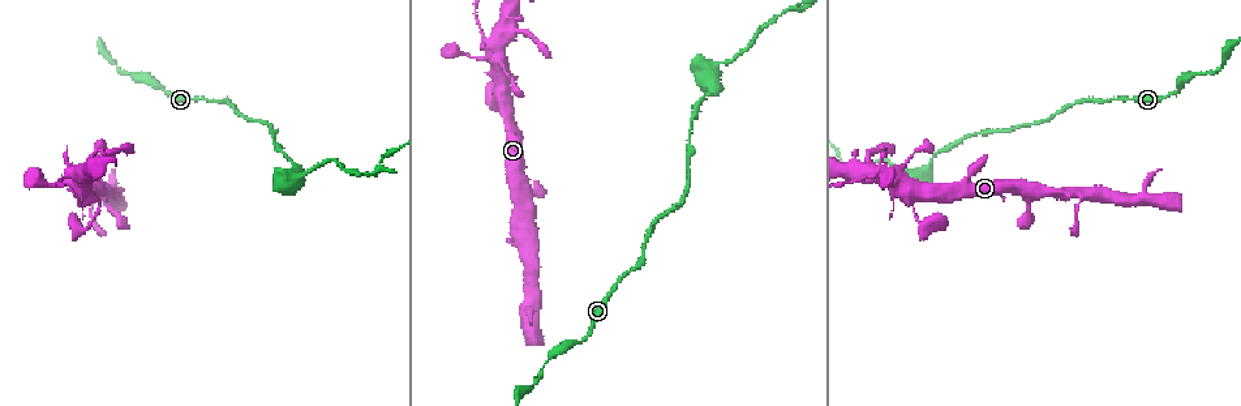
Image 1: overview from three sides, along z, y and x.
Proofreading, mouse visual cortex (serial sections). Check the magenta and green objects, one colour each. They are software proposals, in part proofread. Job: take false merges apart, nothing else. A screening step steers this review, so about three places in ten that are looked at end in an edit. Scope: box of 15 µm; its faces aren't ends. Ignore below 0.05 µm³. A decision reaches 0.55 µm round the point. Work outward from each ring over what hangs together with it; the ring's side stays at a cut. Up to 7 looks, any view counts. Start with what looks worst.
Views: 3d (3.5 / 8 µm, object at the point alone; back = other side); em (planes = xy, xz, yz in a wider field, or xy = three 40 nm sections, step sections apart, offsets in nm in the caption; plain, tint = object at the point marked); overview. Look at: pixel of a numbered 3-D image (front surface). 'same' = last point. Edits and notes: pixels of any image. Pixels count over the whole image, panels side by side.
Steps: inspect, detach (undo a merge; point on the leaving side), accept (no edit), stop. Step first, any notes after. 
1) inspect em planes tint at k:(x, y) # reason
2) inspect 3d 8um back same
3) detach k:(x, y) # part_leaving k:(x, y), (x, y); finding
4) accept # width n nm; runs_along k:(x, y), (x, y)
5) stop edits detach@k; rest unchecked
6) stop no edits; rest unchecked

inspect 3d 3.5um at 1:(879, 173)

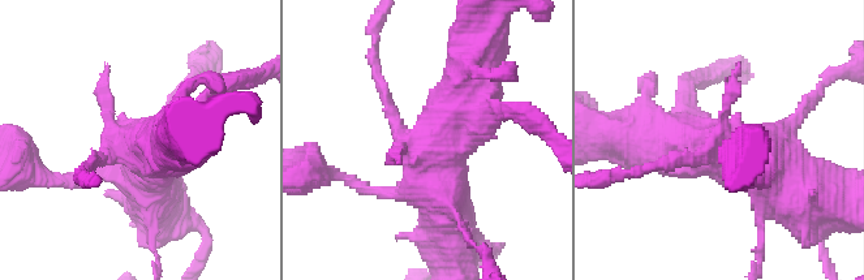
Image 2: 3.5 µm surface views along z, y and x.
inspect em planes tint at 2:(126, 144) # need the tissue

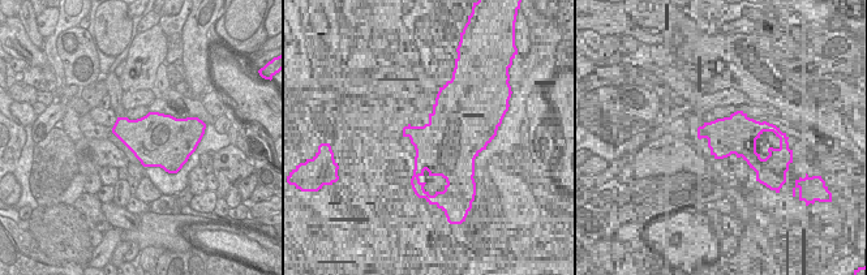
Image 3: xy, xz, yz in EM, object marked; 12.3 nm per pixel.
inspect em xy step 3 tint same

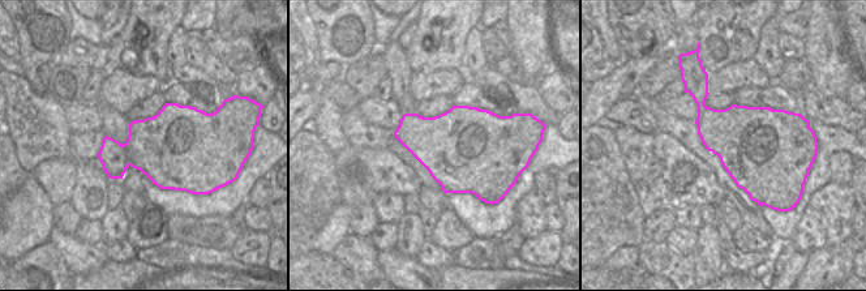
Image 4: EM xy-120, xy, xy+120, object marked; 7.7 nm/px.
accept # runs_along 2:(796, 188), (723, 147), (643, 140); continuous, no second cell

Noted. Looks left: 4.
inspect 3d 3.5um at 1:(708, 83) # calibre changes

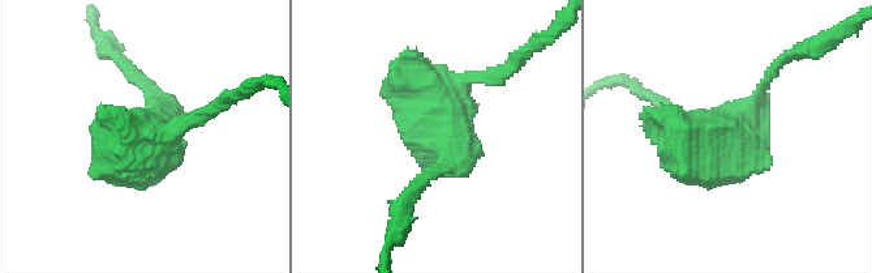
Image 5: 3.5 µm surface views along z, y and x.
inspect em planes tint at 5:(448, 137) # shape alone is not enough

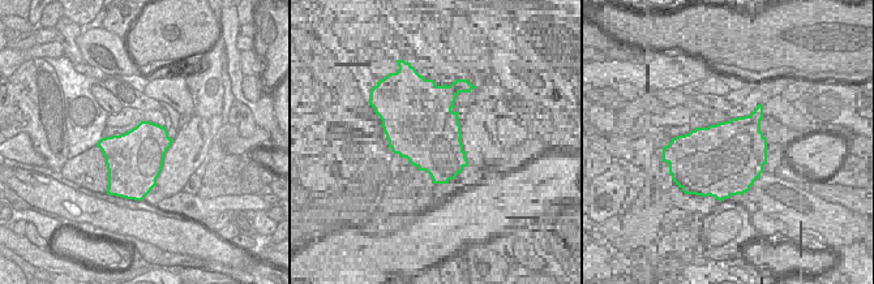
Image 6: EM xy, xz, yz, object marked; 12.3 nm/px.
accept # width 700 nm; runs_along 5:(757, 93), (721, 141), (681, 137), (665, 106); all the same cell

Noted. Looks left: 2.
inspect 3d 3.5um at 1:(1075, 196) # abrupt turn

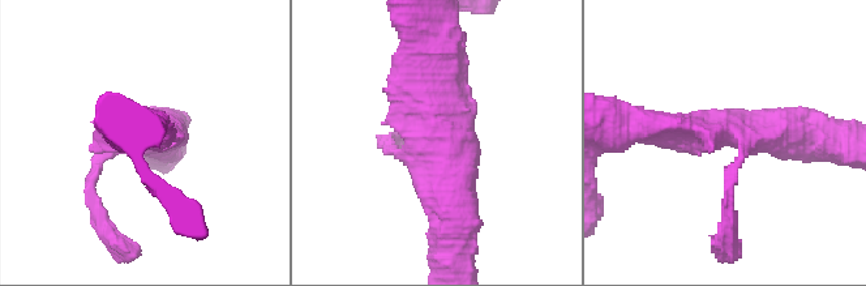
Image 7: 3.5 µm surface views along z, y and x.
inspect em xy step 2 tint at 7:(736, 131)

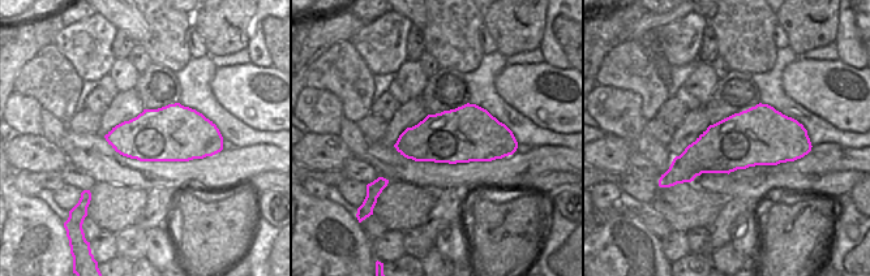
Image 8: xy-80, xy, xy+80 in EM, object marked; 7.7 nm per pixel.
accept # runs_along 7:(420, 56), (449, 157), (453, 230); continuous, no second cell

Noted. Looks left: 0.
stop no edits; rest unchecked

